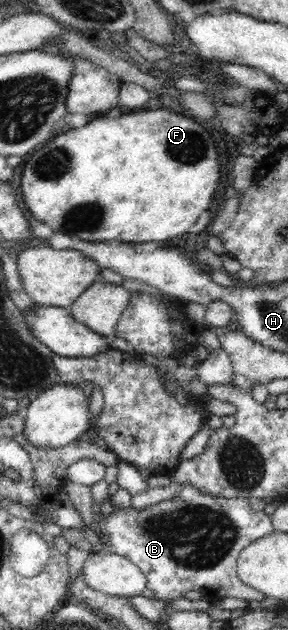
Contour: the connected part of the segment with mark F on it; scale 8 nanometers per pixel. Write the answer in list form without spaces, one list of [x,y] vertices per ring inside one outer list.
[[[148,108],[140,109],[142,112],[132,112],[116,118],[96,118],[88,121],[80,129],[72,129],[69,132],[56,136],[53,140],[48,140],[43,146],[34,150],[28,158],[28,162],[22,168],[22,182],[20,190],[24,195],[24,202],[28,206],[30,214],[36,220],[48,224],[53,232],[64,233],[82,240],[109,242],[118,241],[122,243],[136,242],[162,242],[170,240],[174,236],[180,236],[196,222],[198,216],[203,210],[208,210],[211,201],[216,194],[216,188],[220,182],[220,168],[218,168],[218,154],[216,154],[216,144],[210,138],[210,132],[200,126],[194,118],[181,114],[176,110]]]

